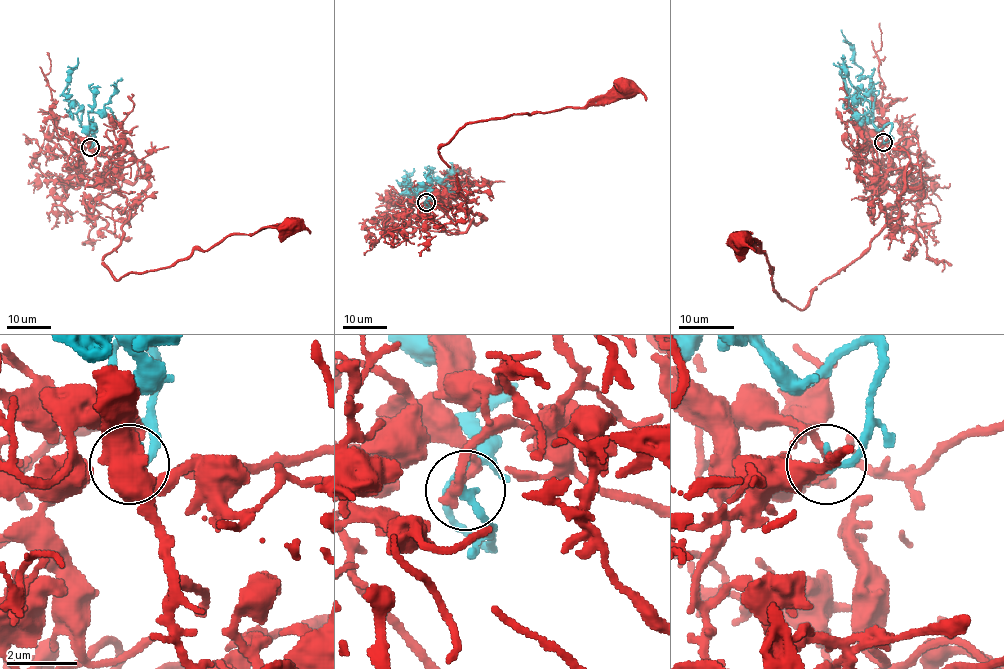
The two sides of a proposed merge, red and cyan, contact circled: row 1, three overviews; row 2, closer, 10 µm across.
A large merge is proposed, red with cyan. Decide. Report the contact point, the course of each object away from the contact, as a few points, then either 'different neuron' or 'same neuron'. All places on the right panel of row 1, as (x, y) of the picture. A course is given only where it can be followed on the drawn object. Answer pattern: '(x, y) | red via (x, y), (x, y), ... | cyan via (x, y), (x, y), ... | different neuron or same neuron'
(883, 142) | red via (883, 143), (863, 161), (871, 183), (896, 194), (892, 222), (801, 309), (773, 290), (764, 251), (743, 243) | cyan via (883, 143), (892, 124), (879, 129), (864, 115), (872, 113), (878, 91), (863, 76), (840, 30) | same neuron

